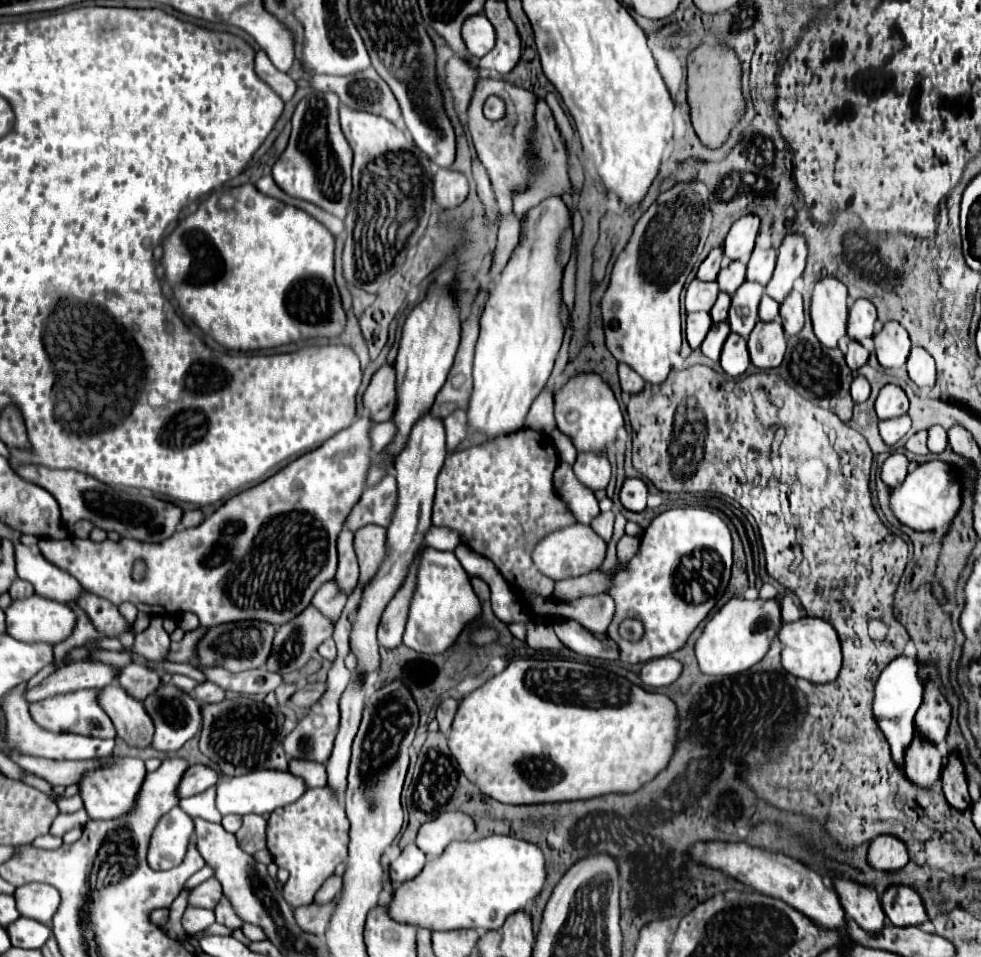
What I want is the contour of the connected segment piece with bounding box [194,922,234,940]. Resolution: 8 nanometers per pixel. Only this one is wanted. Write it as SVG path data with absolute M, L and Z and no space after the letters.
M215 922L208 929L196 934L194 938L199 940L200 937L203 937L204 935L216 935L217 934L217 935L228 936L228 935L232 935L232 933L234 933L234 929L227 928L226 926Z

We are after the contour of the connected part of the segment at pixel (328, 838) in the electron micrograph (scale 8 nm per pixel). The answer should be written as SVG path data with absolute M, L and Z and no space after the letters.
M328 787L308 789L298 801L276 809L268 819L268 851L280 869L290 873L284 883L284 899L292 907L310 905L316 889L334 873L336 866L348 858L349 821L344 807L332 797Z

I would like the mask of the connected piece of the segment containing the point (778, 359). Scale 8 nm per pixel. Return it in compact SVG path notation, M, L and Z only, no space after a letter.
M780 319L772 323L758 321L748 339L750 359L758 369L774 369L782 363L786 351L786 339Z

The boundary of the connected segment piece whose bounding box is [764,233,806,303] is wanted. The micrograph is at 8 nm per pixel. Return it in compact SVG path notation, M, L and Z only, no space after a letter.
M792 233L786 235L780 249L778 249L778 263L774 269L774 275L770 283L766 285L766 295L770 295L774 301L782 303L784 297L792 291L794 281L802 275L806 265L806 241L802 235Z

